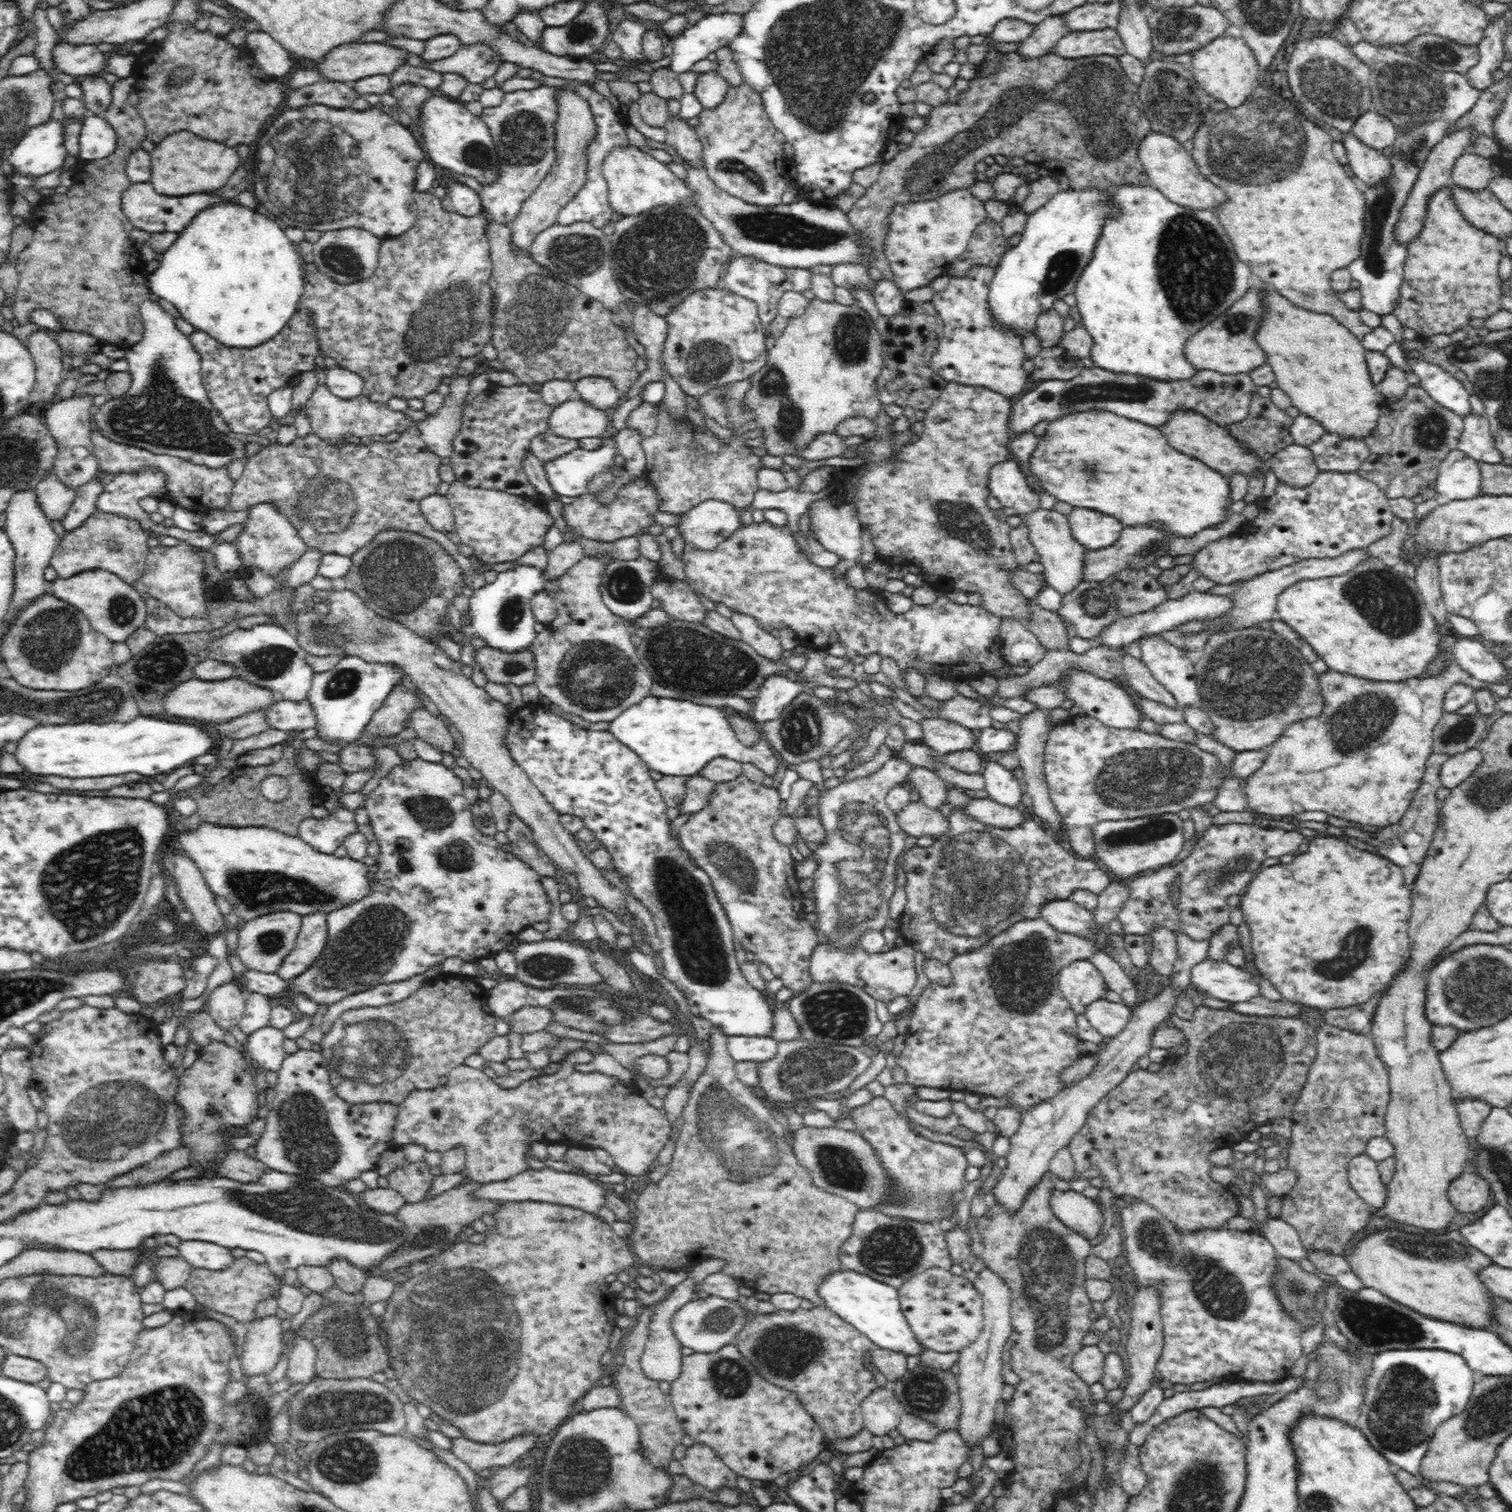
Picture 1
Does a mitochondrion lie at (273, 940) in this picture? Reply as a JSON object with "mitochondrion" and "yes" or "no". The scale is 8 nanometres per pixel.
{"mitochondrion":"yes"}

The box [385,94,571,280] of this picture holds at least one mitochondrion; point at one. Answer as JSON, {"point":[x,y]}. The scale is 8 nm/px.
{"point":[525,135]}

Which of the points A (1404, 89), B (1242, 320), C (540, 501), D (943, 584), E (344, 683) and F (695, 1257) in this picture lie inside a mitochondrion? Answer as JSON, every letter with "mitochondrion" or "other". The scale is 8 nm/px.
{"A":"mitochondrion","B":"mitochondrion","C":"other","D":"other","E":"mitochondrion","F":"other"}

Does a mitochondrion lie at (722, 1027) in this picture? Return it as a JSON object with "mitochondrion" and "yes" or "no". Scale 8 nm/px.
{"mitochondrion":"no"}

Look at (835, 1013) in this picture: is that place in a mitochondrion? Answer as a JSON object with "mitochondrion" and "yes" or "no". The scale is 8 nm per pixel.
{"mitochondrion":"yes"}

